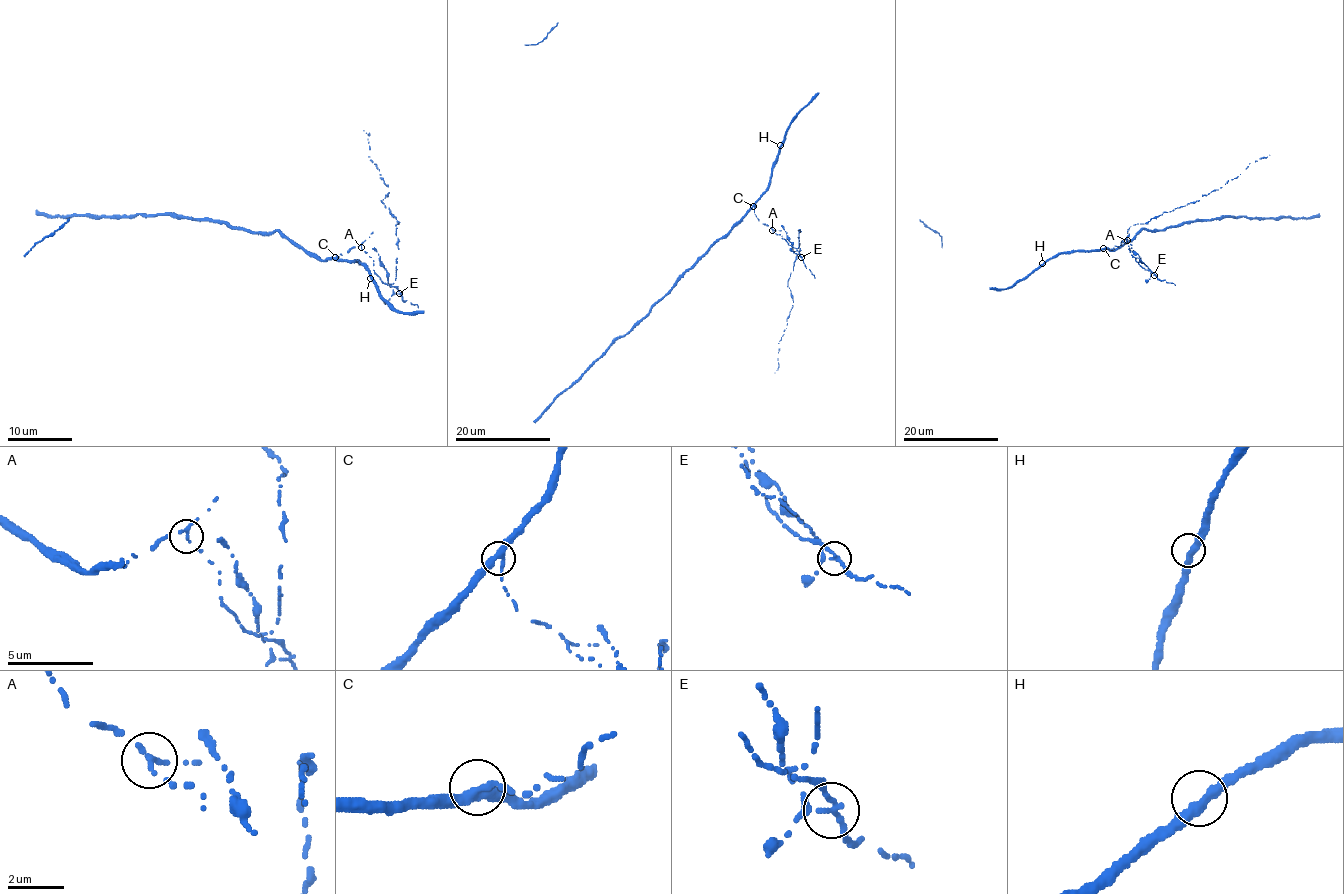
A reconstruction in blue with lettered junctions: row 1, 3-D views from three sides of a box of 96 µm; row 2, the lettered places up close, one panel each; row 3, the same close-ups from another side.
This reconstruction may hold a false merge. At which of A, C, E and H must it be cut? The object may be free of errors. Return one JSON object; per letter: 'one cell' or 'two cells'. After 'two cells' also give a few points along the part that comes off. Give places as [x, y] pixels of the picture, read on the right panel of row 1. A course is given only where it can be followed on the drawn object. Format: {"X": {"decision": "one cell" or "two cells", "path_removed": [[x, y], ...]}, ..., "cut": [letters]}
{"A": {"decision": "one cell"}, "C": {"decision": "one cell"}, "E": {"decision": "two cells", "path_removed": [[1154, 275], [1131, 255], [1126, 242], [1127, 230], [1197, 201], [1233, 180], [1250, 163], [1269, 154]]}, "H": {"decision": "one cell"}, "cut": ["E"]}

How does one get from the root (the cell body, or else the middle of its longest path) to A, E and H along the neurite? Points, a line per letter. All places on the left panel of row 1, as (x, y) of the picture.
A: (346, 260), (338, 260), (336, 257), (357, 245), (361, 247)
E: (346, 260), (338, 260), (336, 257), (359, 245), (374, 260), (374, 271), (380, 279), (395, 286), (400, 294)
H: (346, 260), (357, 260), (370, 273), (370, 278)

